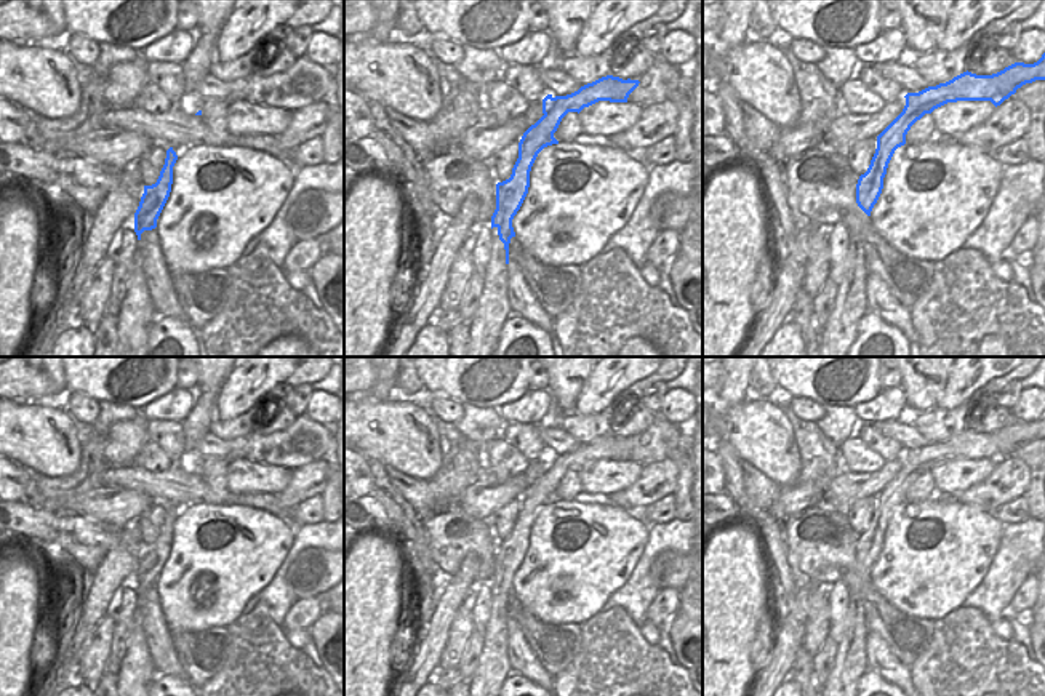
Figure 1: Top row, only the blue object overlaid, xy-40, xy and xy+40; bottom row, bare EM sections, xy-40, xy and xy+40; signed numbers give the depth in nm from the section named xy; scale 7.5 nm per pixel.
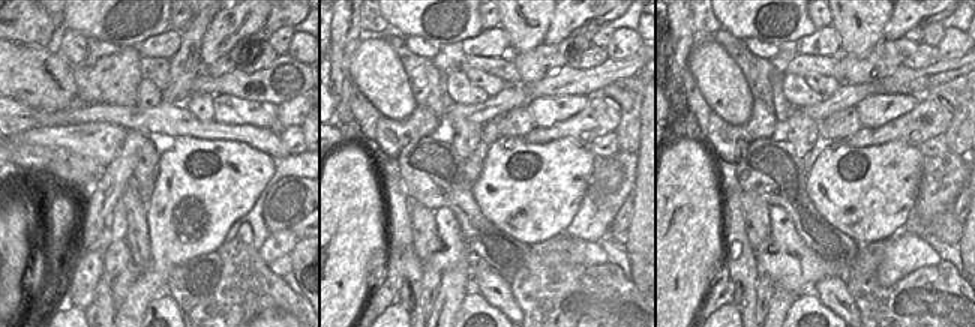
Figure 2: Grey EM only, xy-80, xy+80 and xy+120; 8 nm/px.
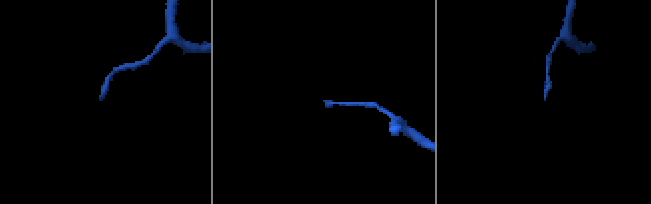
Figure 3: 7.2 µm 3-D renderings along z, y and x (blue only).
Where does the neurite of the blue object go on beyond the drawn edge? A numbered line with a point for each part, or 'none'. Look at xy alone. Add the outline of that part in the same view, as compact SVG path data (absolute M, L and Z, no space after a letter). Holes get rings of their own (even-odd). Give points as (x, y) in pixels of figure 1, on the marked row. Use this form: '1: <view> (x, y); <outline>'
1: xy (493, 309); M493 227L491 256L485 267L485 286L478 309L470 320L470 349L467 357L491 357L499 331L510 315L506 250L499 240L498 227Z

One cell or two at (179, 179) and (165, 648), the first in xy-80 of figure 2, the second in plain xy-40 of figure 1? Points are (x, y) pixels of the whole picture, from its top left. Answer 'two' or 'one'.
two

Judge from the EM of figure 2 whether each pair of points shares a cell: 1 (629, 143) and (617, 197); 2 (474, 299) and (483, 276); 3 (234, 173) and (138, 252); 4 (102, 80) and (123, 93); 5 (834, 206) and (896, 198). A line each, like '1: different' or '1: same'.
1: different
2: different
3: different
4: same
5: same

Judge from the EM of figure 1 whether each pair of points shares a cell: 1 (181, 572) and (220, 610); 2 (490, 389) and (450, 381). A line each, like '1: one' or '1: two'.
1: one
2: one

